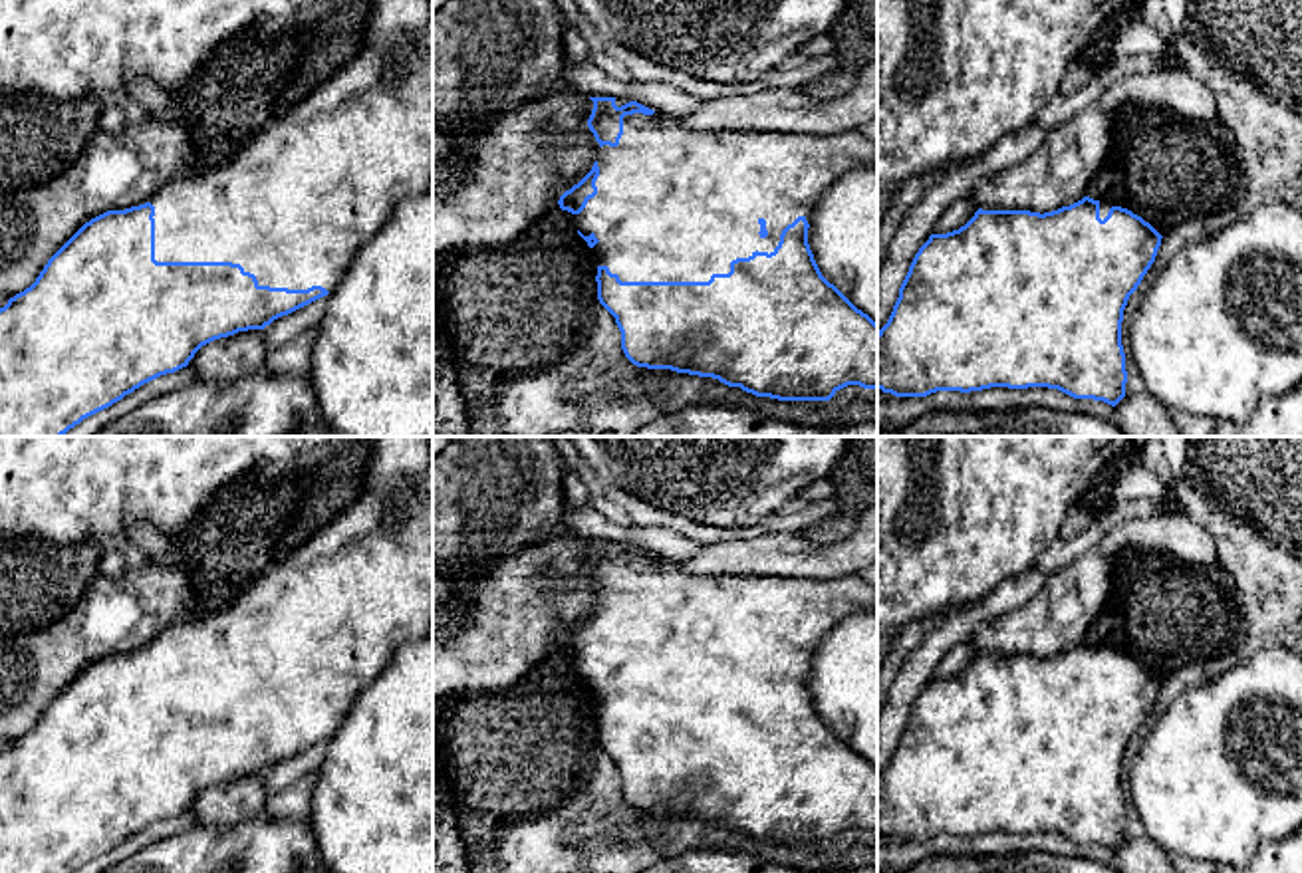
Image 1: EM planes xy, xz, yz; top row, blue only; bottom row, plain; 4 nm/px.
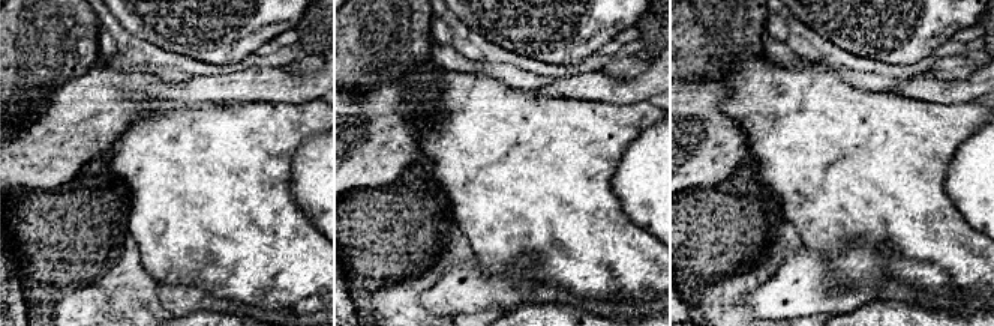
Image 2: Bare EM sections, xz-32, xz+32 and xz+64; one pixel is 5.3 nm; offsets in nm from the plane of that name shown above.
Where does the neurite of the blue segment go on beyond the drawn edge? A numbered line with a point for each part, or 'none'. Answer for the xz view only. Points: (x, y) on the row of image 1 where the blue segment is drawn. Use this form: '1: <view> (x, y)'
1: xz (673, 205)

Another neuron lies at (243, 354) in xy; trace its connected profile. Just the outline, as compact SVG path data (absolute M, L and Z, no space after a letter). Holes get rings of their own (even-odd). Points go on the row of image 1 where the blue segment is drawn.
M264 329L238 331L202 345L189 367L200 381L226 383L264 371Z

